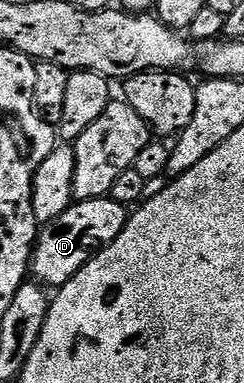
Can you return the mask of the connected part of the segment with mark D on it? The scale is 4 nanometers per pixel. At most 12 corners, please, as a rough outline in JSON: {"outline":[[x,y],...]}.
{"outline":[[73,200],[37,232],[31,276],[66,284],[122,235],[129,206]]}

